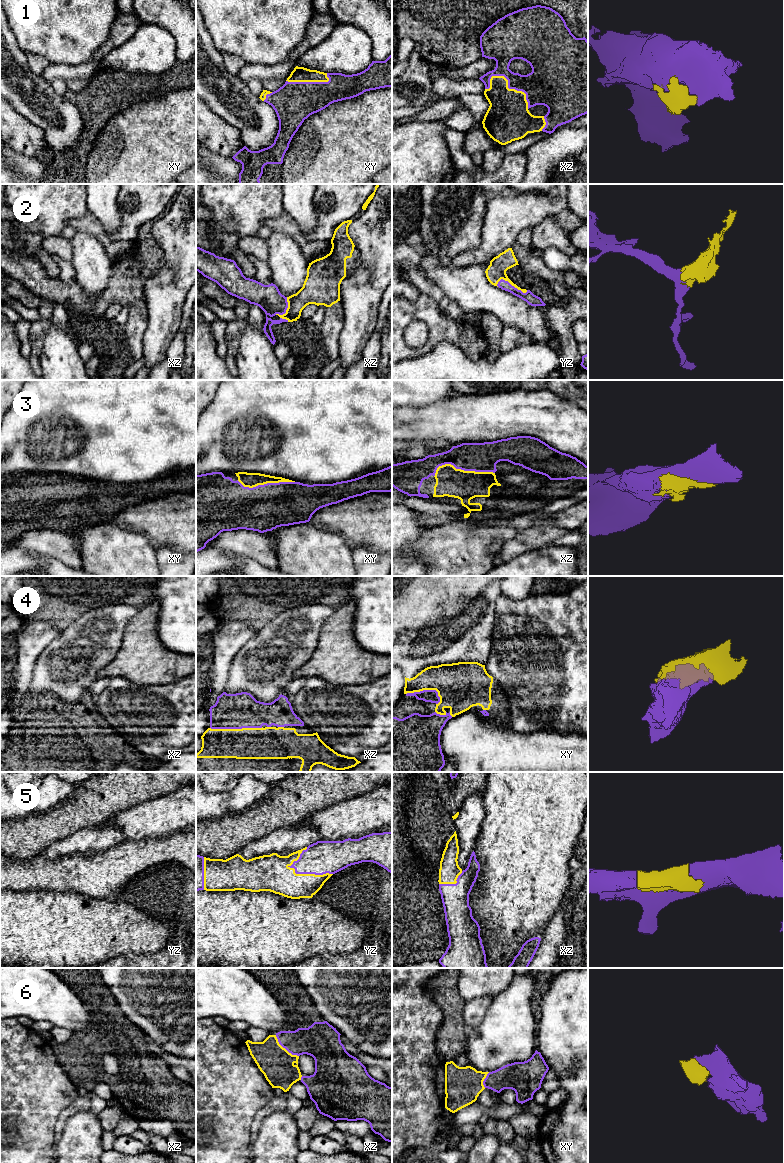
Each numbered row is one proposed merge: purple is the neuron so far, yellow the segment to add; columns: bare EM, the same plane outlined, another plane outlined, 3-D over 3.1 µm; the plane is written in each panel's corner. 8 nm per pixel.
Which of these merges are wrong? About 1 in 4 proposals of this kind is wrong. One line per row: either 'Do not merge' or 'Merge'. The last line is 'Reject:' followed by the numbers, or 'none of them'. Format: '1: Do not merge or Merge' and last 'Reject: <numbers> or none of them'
1: Merge
2: Merge
3: Merge
4: Merge
5: Merge
6: Merge
Reject: none of them

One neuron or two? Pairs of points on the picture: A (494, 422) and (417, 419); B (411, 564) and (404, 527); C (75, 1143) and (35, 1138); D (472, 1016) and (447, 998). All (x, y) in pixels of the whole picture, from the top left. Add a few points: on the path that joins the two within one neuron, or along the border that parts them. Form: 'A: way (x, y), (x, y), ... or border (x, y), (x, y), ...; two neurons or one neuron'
A: way (475, 420), (436, 420); one neuron
B: way (403, 555), (403, 536); one neuron
C: border (57, 1140), (55, 1152); two neurons
D: border (466, 1002), (463, 1008), (464, 1024); two neurons

